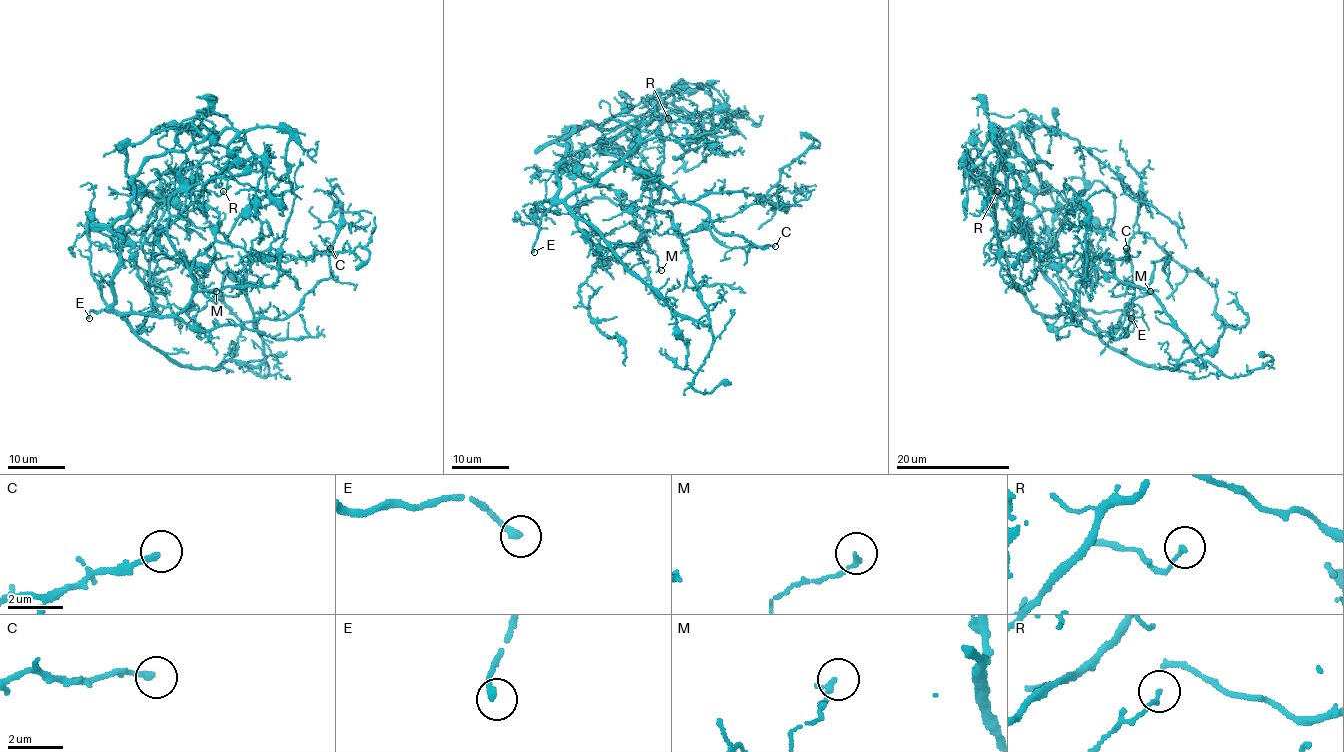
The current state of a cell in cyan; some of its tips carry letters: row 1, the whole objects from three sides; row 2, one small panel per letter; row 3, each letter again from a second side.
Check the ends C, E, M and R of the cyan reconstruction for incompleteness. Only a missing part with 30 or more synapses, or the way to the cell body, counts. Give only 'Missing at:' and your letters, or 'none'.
Missing at: E

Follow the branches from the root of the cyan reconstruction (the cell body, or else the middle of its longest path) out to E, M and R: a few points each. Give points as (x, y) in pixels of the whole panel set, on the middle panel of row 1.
E: (587, 222), (578, 219), (562, 203), (554, 205), (541, 218), (538, 238), (532, 246), (534, 252)
M: (587, 222), (578, 219), (577, 226), (598, 246), (614, 249), (619, 245), (634, 245), (654, 253), (661, 270)
R: (587, 222), (565, 201), (638, 134), (622, 124), (597, 139), (605, 152), (668, 118)

